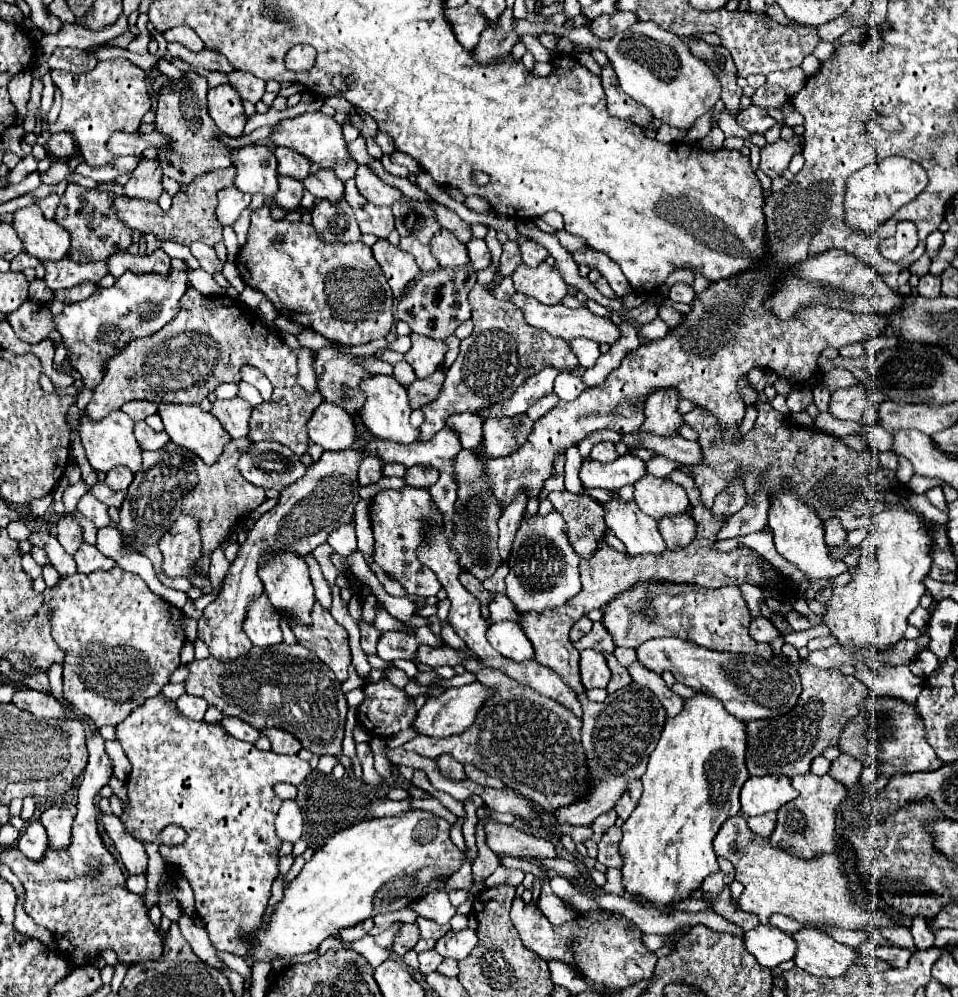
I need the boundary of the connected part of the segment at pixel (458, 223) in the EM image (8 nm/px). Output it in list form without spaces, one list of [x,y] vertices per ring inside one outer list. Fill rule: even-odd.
[[[428,201],[426,205],[430,205],[430,209],[434,209],[434,217],[438,217],[438,223],[444,227],[444,229],[448,229],[448,231],[452,231],[462,243],[468,243],[470,241],[470,227],[452,211],[452,209],[448,209],[446,205],[442,205],[442,203],[436,203],[436,201]]]

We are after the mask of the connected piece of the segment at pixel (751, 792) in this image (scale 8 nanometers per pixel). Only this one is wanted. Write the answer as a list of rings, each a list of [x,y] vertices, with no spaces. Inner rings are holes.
[[[764,775],[750,777],[742,791],[740,803],[744,815],[762,815],[768,811],[778,811],[782,805],[792,801],[798,791],[790,785],[786,775]]]

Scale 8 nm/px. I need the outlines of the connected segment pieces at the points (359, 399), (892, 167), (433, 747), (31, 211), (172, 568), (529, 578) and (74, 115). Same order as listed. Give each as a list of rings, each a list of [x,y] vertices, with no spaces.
[[[334,347],[318,349],[316,355],[314,369],[318,377],[318,391],[326,401],[340,405],[354,415],[364,403],[364,393],[358,389],[358,383],[370,373],[354,363],[352,355],[344,355]]]
[[[888,157],[878,163],[866,165],[848,179],[844,199],[846,224],[856,231],[862,230],[873,235],[878,224],[891,219],[896,209],[912,201],[924,189],[926,183],[926,171],[914,161],[906,161],[904,157]]]
[[[472,653],[466,655],[464,667],[466,671],[476,673],[480,683],[498,689],[498,693],[484,703],[474,725],[464,733],[446,739],[418,735],[402,747],[430,759],[450,753],[462,765],[476,765],[484,773],[490,773],[490,777],[498,777],[506,787],[520,791],[548,811],[554,811],[560,805],[570,805],[582,797],[588,789],[586,755],[580,745],[582,721],[556,701],[542,697],[496,669],[484,667]]]
[[[38,205],[16,211],[12,225],[32,257],[38,257],[40,261],[60,261],[62,257],[68,257],[70,235],[56,221],[42,217]]]
[[[178,517],[170,531],[164,533],[160,541],[160,551],[164,555],[164,573],[170,577],[184,575],[192,581],[194,587],[200,587],[202,593],[210,591],[210,581],[204,575],[194,577],[194,563],[200,557],[200,533],[198,521],[192,517]]]
[[[552,511],[546,517],[524,519],[516,531],[512,543],[512,557],[508,561],[510,573],[506,577],[506,597],[516,605],[520,613],[544,613],[546,609],[558,609],[570,597],[580,593],[580,557],[574,553],[566,539],[566,525],[560,513]]]
[[[128,59],[98,61],[98,65],[82,75],[70,71],[51,70],[53,84],[62,91],[62,109],[58,121],[50,125],[50,131],[66,129],[80,143],[82,157],[88,165],[100,167],[112,163],[112,155],[106,151],[106,141],[114,131],[134,133],[140,127],[140,119],[152,107],[146,91],[146,71]]]

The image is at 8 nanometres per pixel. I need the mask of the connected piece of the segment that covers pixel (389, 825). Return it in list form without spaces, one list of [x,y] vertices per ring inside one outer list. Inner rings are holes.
[[[410,809],[396,817],[366,819],[348,829],[334,833],[324,847],[302,867],[296,879],[286,883],[284,897],[274,905],[268,921],[260,923],[242,941],[252,961],[274,961],[288,959],[304,953],[312,953],[324,939],[338,933],[340,929],[352,927],[364,919],[376,917],[378,913],[390,913],[406,907],[434,877],[448,877],[464,863],[464,855],[450,841],[450,823],[420,809]]]

